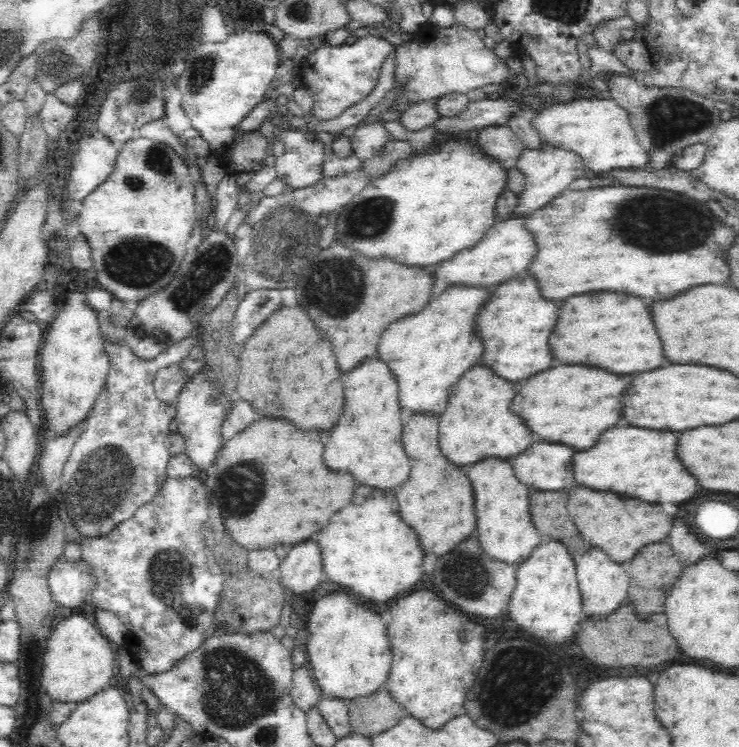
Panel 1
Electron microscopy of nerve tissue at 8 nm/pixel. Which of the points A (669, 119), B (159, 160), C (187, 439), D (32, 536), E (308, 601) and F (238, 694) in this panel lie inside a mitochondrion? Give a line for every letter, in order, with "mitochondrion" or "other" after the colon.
A: mitochondrion
B: mitochondrion
C: other
D: mitochondrion
E: other
F: mitochondrion

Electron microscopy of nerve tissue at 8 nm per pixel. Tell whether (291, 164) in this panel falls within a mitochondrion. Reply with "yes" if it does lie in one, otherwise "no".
no

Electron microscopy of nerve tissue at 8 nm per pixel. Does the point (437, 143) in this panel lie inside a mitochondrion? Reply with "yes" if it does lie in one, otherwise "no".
no

